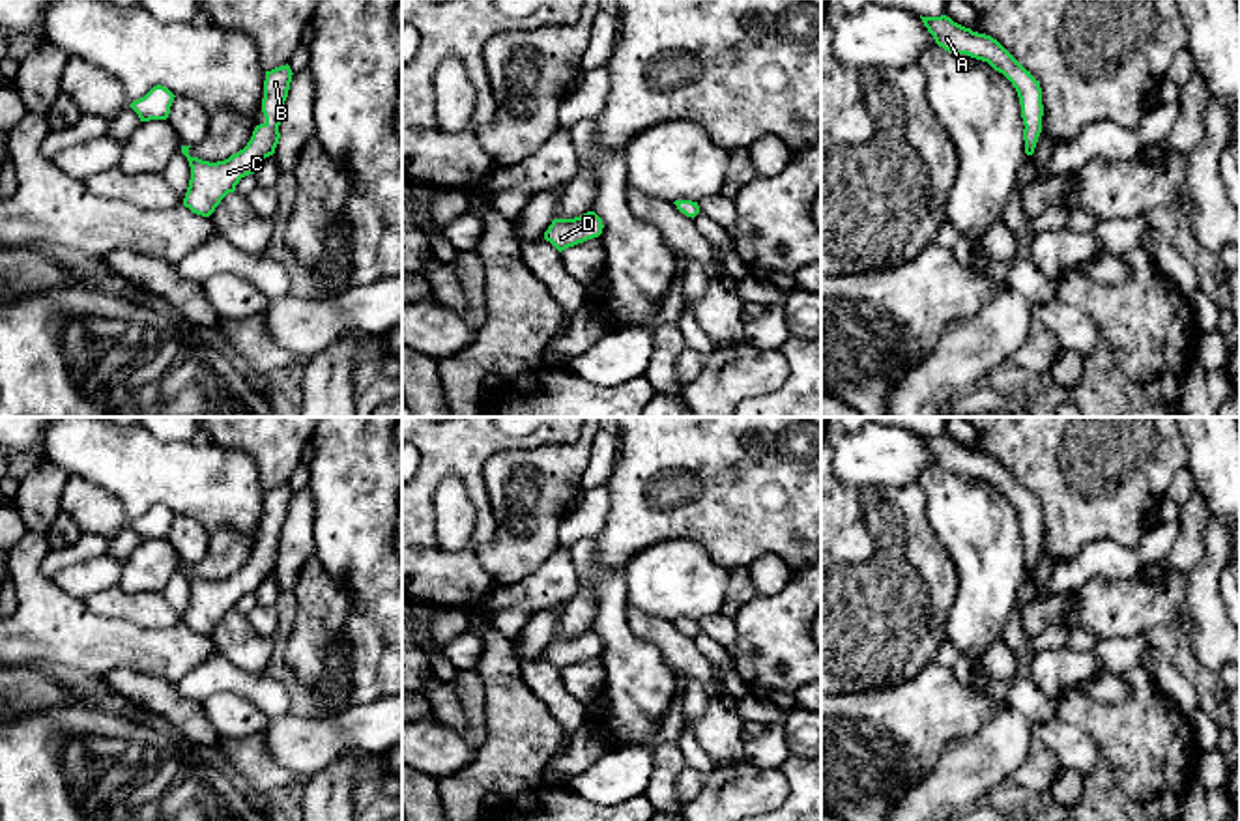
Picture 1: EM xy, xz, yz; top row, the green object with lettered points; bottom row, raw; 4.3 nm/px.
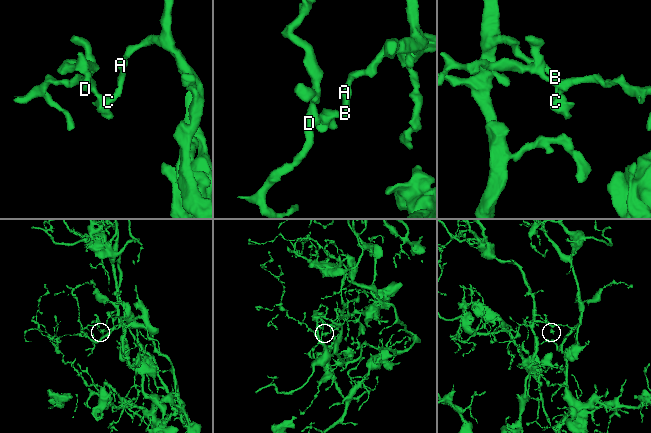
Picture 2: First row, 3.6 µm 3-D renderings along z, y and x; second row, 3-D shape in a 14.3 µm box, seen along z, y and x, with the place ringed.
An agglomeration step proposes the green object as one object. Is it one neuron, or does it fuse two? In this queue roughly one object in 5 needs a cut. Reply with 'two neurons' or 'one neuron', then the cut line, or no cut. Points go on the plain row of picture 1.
one neuron; no cut

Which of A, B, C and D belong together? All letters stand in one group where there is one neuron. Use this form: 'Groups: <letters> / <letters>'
Groups: A B C D

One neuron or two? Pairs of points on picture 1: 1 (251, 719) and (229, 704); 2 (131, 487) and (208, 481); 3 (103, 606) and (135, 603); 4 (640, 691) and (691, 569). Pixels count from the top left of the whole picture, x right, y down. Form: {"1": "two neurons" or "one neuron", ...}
{"1": "one neuron", "2": "one neuron", "3": "one neuron", "4": "two neurons"}

